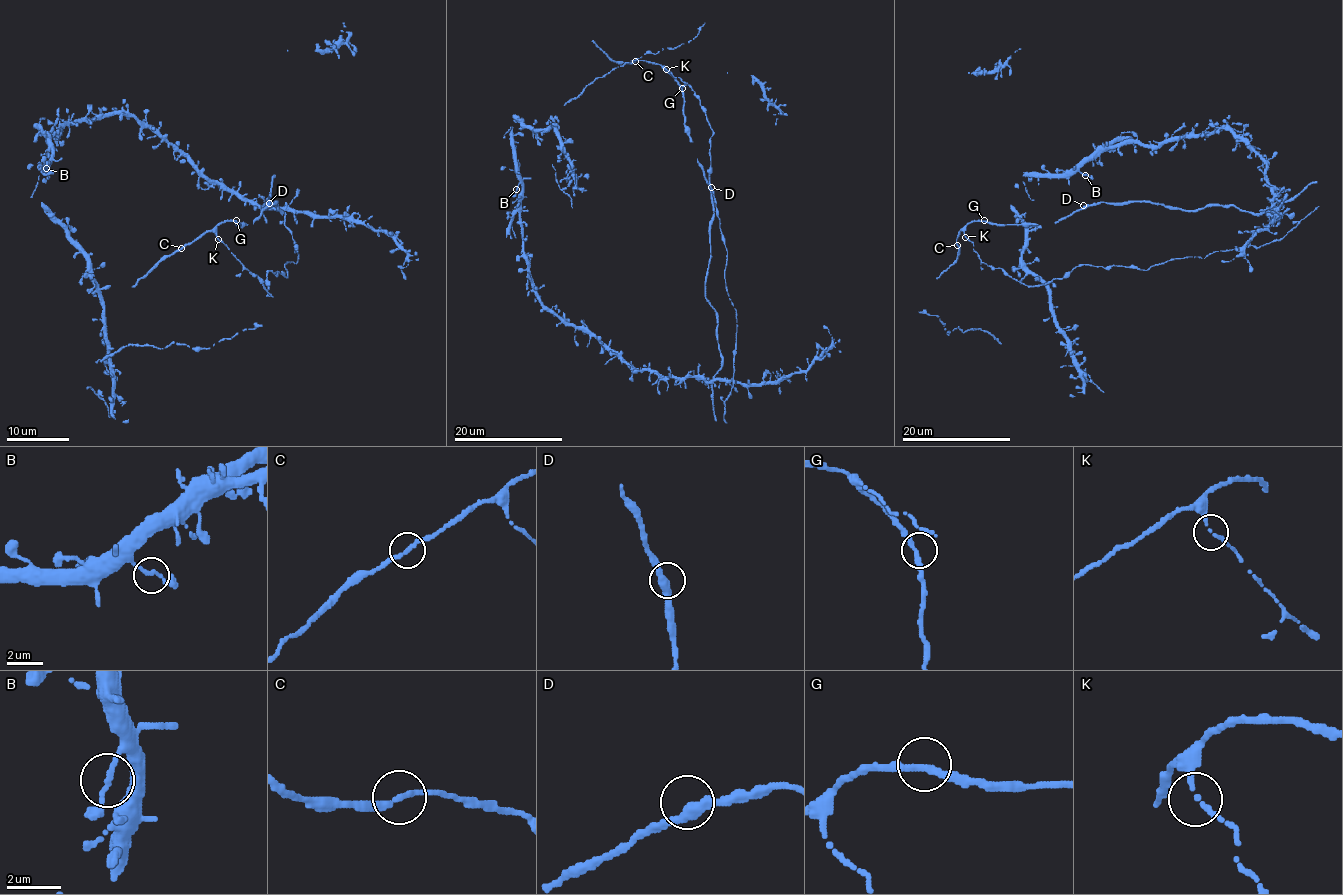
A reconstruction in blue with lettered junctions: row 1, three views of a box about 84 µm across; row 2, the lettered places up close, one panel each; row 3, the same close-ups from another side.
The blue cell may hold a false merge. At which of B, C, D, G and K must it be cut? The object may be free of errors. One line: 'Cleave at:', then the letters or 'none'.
Cleave at: none

